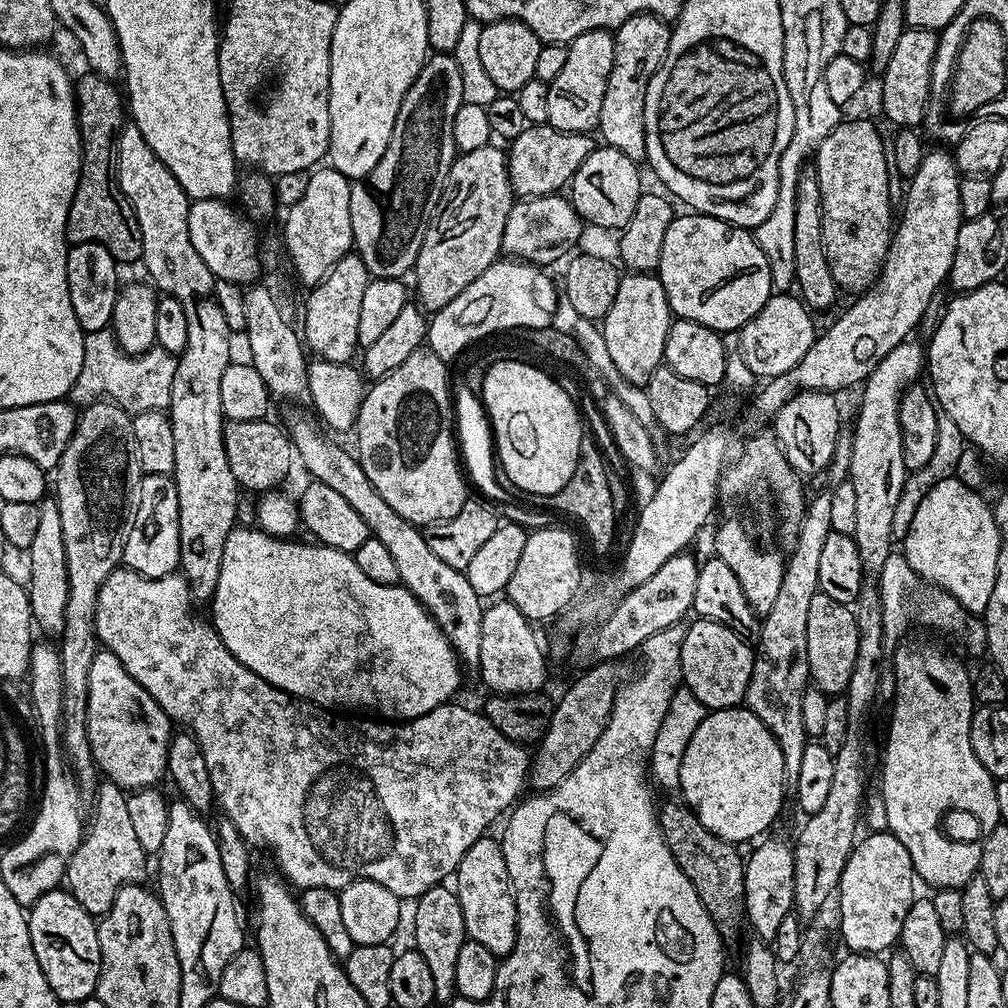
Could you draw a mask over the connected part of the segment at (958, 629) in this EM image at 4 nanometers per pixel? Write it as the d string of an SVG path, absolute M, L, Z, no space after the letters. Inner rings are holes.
M894 550L886 561L883 562L882 570L878 573L876 582L882 602L883 614L883 652L885 657L895 655L897 646L907 637L906 633L910 624L916 622L930 626L940 632L952 632L964 634L965 648L974 656L987 653L988 632L981 619L971 615L946 589L927 582L913 570L903 551Z

